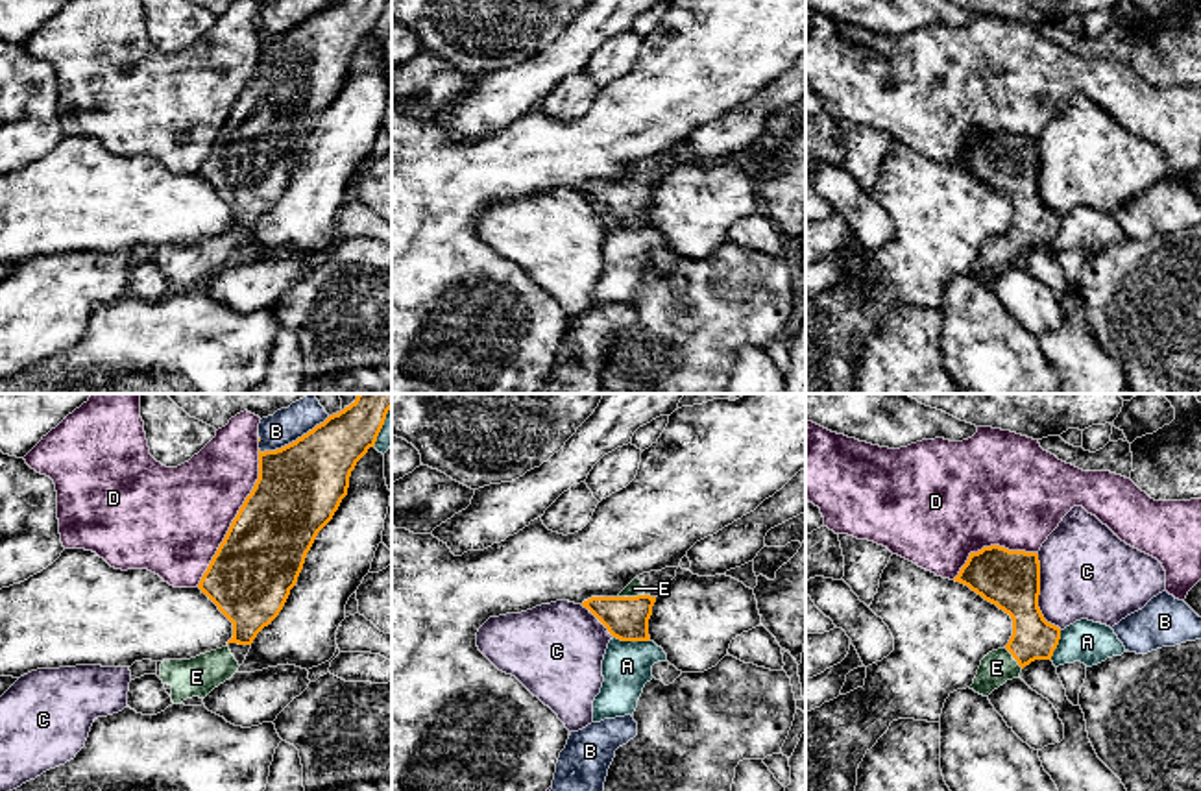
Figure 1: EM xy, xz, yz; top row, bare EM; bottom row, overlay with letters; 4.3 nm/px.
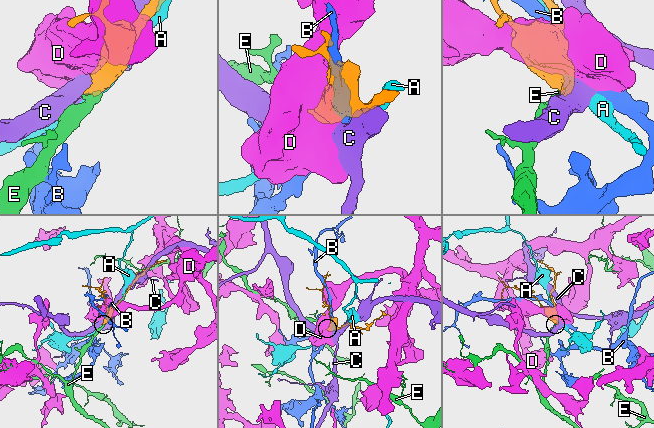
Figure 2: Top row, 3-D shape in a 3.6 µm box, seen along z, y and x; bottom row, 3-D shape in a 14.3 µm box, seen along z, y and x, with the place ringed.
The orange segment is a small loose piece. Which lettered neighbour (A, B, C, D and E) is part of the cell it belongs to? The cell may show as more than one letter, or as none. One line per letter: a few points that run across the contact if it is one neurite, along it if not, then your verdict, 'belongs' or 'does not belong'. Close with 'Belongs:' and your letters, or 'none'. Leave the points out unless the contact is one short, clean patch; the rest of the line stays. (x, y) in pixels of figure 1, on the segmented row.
A: does not belong
B: does not belong
C: does not belong
D: does not belong
E: line xz (627, 618), (630, 597), (634, 588); belongs
Belongs: E

